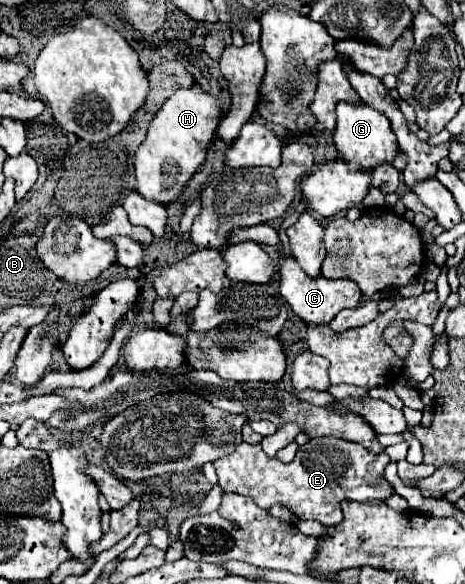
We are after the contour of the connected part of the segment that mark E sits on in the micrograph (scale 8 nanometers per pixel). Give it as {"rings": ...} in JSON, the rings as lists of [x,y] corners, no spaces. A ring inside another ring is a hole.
{"rings":[[[314,438],[298,448],[290,464],[280,464],[276,457],[268,457],[260,444],[238,444],[228,456],[214,462],[218,472],[218,484],[224,492],[236,492],[252,498],[263,509],[269,510],[281,503],[288,507],[296,518],[316,520],[324,526],[336,526],[342,522],[340,504],[344,500],[382,504],[392,496],[392,486],[382,478],[382,472],[390,458],[386,454],[372,454],[360,444],[338,438]],[[330,448],[336,448],[342,464],[336,468],[328,458]],[[242,468],[246,474],[242,474]]]}

